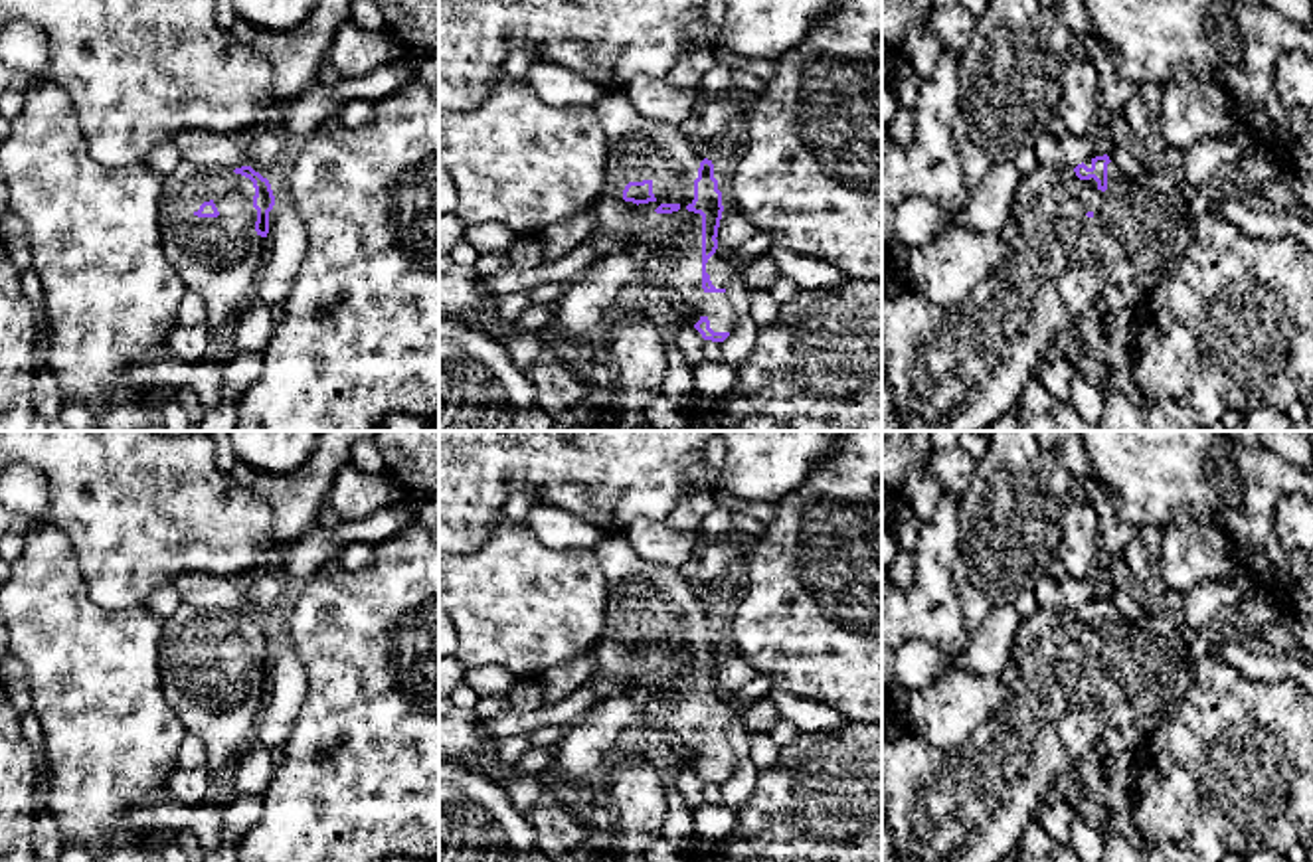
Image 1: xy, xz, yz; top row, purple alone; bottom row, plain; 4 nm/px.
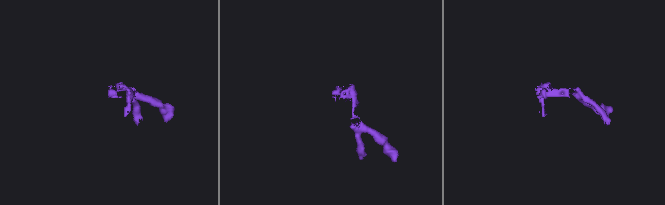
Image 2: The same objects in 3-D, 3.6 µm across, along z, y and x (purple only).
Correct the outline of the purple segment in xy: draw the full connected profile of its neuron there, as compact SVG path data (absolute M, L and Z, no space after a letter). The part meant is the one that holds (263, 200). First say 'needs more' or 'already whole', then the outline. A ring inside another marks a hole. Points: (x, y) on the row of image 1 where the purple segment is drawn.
needs more; M182 160L162 178L162 251L186 291L204 299L210 334L231 328L251 302L273 206L269 180L251 166L204 172Z

